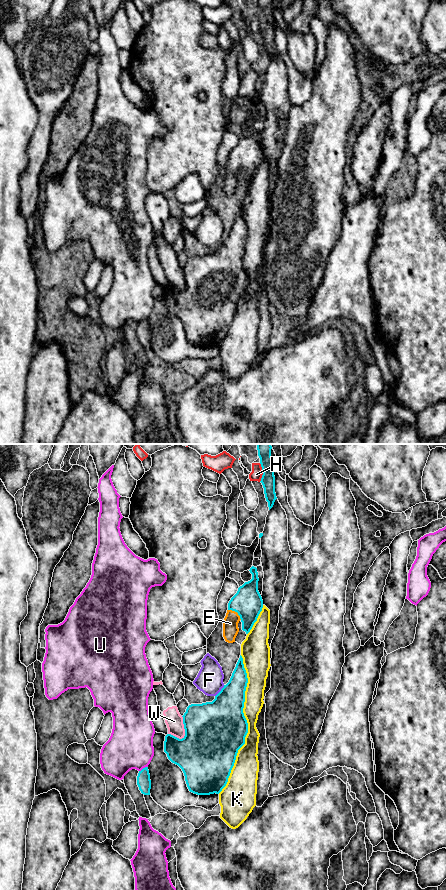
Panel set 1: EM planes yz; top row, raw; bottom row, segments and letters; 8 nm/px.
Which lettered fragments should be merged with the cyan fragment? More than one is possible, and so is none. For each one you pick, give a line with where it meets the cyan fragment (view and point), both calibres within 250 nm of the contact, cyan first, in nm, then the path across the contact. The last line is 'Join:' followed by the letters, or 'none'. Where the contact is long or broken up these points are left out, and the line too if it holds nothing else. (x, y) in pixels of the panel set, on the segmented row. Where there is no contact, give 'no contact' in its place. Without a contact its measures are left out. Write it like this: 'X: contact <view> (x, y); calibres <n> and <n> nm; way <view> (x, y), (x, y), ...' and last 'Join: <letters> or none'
E: contact yz (236, 611); calibres 240 and 130 nm; way yz (247, 602), (236, 611), (230, 623)
Join: E

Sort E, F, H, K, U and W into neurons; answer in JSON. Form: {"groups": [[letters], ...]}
{"groups": [["E"], ["F"], ["H"], ["K"], ["U"], ["W"]]}

